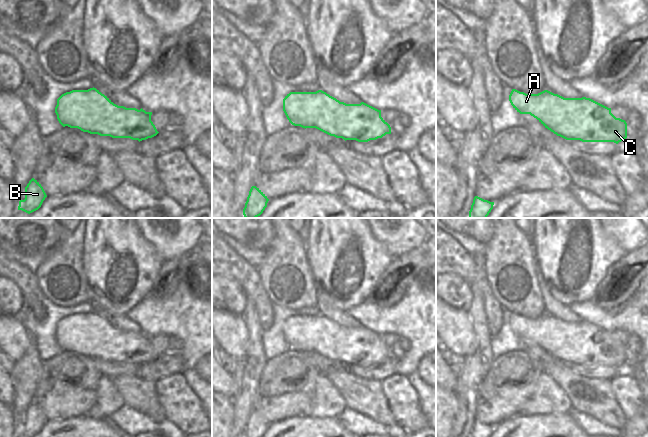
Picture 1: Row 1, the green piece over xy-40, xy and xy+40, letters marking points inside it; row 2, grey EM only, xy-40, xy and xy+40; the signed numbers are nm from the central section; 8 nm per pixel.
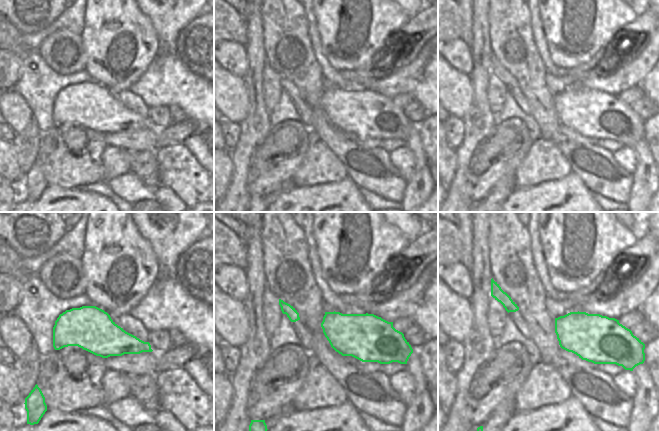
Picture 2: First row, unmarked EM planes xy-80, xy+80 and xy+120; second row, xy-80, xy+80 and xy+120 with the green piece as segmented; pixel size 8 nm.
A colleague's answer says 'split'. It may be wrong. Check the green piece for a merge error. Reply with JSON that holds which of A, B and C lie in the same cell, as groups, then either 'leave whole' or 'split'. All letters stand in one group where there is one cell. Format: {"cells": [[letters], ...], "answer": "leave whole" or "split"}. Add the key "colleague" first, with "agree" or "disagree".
{"colleague": "disagree", "cells": [["A", "B", "C"]], "answer": "leave whole"}

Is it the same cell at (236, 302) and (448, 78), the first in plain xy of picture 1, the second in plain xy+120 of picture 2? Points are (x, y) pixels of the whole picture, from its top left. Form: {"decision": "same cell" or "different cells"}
{"decision": "different cells"}

